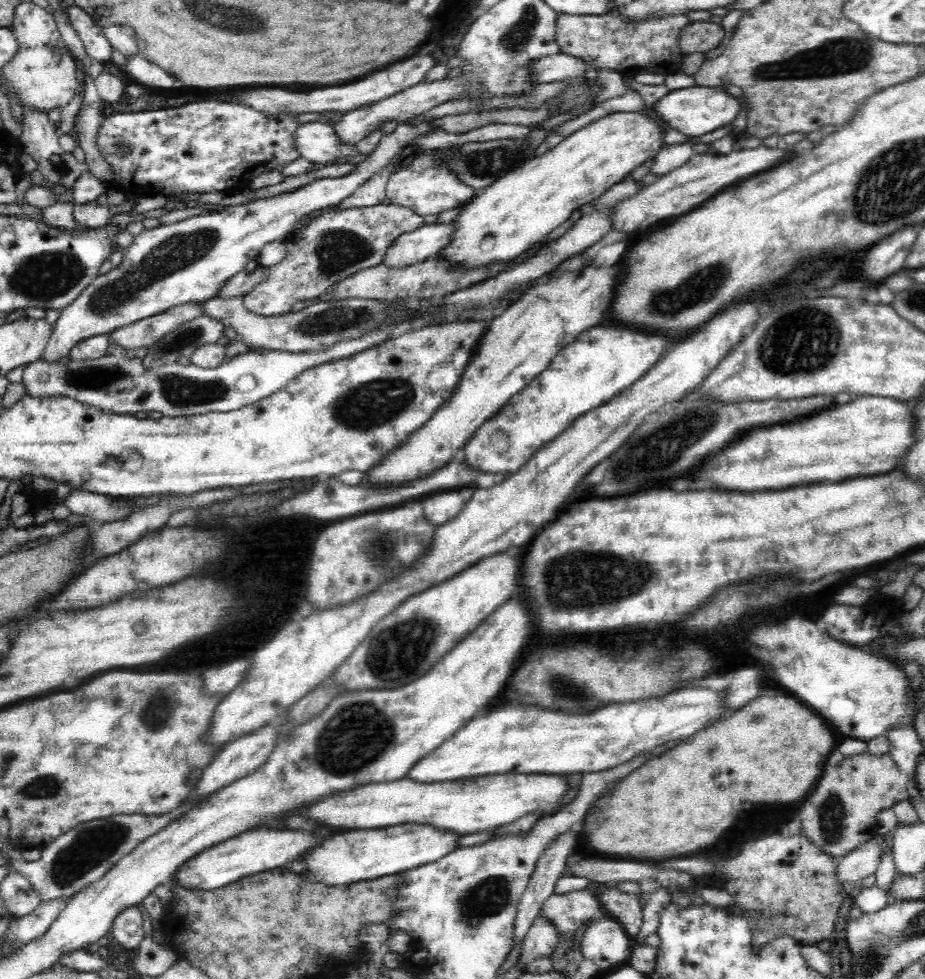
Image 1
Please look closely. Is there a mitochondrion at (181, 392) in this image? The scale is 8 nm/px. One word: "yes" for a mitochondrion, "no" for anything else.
yes

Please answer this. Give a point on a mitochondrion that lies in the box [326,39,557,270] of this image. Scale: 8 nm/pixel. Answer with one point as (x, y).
(486, 163)

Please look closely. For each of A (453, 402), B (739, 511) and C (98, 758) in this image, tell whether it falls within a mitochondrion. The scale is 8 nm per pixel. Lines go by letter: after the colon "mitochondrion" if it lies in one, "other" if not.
A: other
B: other
C: other

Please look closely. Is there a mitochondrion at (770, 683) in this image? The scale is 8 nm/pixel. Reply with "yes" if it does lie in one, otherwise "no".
no

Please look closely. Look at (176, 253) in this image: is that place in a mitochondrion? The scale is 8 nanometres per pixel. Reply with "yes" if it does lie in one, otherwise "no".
yes

